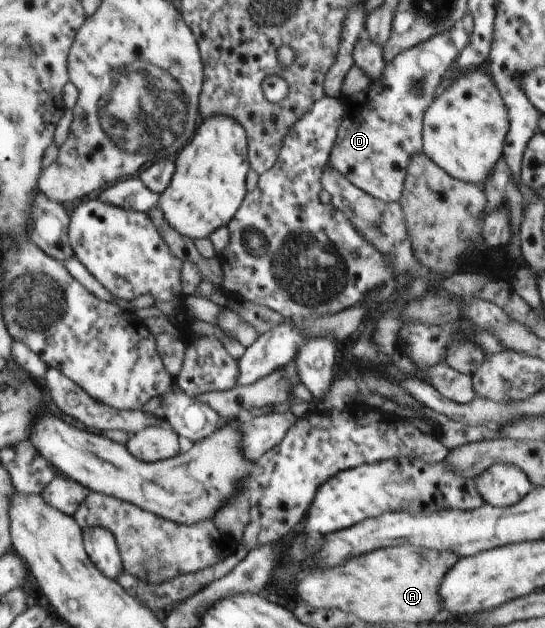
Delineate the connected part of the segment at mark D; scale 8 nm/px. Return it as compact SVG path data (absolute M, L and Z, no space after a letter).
M457 21L452 29L413 45L387 62L382 79L370 83L364 93L354 95L350 107L359 115L343 117L327 166L331 165L364 193L383 202L397 202L402 195L407 165L423 147L423 113L433 102L435 89L453 67L469 35L461 21Z

